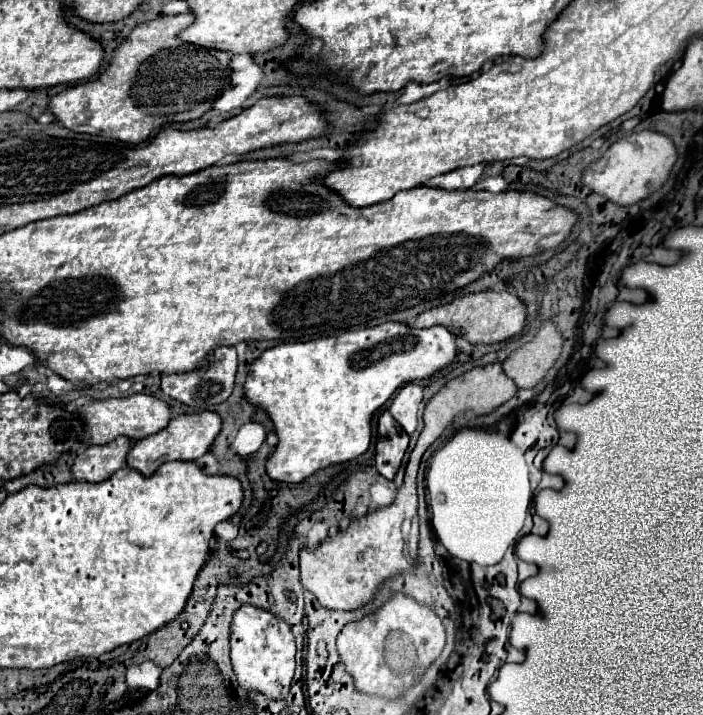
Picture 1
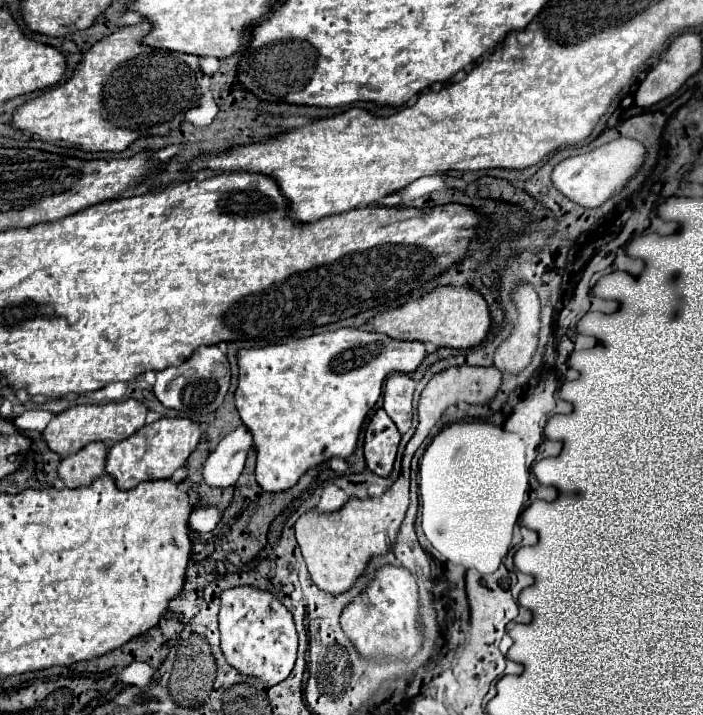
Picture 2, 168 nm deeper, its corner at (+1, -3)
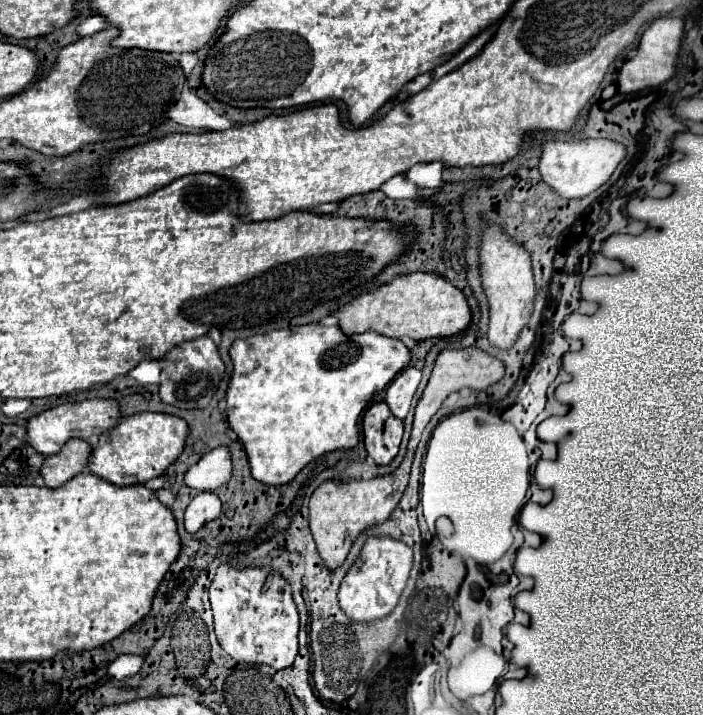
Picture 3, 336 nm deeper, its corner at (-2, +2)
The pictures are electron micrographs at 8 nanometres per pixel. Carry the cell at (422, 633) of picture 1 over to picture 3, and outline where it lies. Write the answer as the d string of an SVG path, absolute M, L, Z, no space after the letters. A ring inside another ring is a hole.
M370 536L364 542L360 556L356 558L356 562L346 572L340 584L338 592L340 608L344 610L346 616L358 622L372 622L388 616L406 586L410 568L412 568L412 548L408 548L408 544L390 536Z

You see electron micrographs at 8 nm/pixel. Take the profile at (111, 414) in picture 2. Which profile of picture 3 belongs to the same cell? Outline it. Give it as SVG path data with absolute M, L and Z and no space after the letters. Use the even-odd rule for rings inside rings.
M84 400L84 402L66 402L52 406L36 416L32 416L26 424L26 442L42 456L50 456L60 452L60 448L70 438L80 438L90 442L98 438L102 432L114 428L120 422L120 410L114 400Z

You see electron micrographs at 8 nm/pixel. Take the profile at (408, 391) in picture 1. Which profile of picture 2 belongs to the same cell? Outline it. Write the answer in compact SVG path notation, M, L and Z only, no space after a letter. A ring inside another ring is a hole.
M391 375L383 391L383 409L401 433L407 433L413 419L415 381L409 375Z

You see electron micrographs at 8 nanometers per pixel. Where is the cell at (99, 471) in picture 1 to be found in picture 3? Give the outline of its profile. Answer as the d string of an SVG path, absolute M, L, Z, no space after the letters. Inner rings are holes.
M68 440L64 448L58 454L52 454L44 458L44 464L40 468L40 476L44 478L44 484L48 488L62 486L68 478L74 478L76 474L84 472L90 456L90 444L84 440Z

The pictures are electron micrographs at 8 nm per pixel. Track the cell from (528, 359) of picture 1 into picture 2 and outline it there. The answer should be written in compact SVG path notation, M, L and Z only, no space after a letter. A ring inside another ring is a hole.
M521 283L513 295L519 319L511 337L495 351L495 367L507 377L517 375L529 367L533 353L537 351L539 329L541 329L541 305L531 285Z

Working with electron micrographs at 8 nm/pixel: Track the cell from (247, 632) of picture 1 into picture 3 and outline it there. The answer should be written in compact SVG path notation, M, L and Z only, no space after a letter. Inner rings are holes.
M220 564L210 586L210 602L216 638L234 660L268 664L276 670L294 662L298 654L298 610L292 600L292 588L280 572L270 566L234 568Z

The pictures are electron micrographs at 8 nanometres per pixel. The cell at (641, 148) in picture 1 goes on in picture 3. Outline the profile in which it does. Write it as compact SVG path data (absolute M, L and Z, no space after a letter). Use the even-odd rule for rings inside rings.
M574 140L574 142L546 142L542 146L538 172L542 180L556 190L562 198L582 198L598 190L610 174L616 170L620 160L626 156L626 148L614 140Z

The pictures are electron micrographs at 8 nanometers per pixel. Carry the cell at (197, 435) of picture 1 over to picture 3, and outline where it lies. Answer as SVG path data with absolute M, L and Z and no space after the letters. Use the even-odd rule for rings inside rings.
M140 412L128 418L122 418L116 428L98 436L98 442L90 444L90 464L88 470L100 476L106 482L116 486L144 484L156 476L162 476L164 470L182 454L188 434L186 420L172 414L154 414Z

